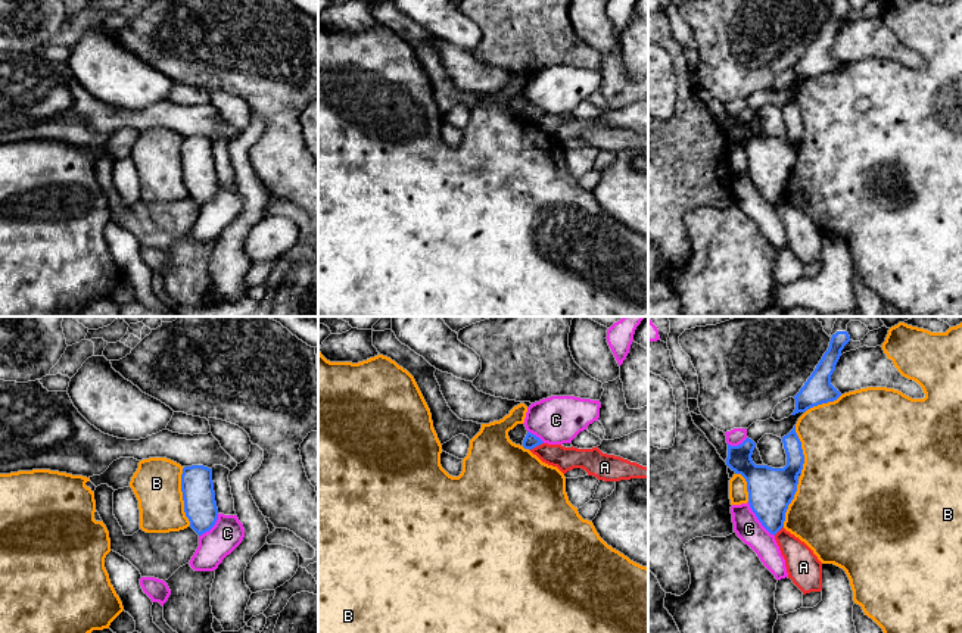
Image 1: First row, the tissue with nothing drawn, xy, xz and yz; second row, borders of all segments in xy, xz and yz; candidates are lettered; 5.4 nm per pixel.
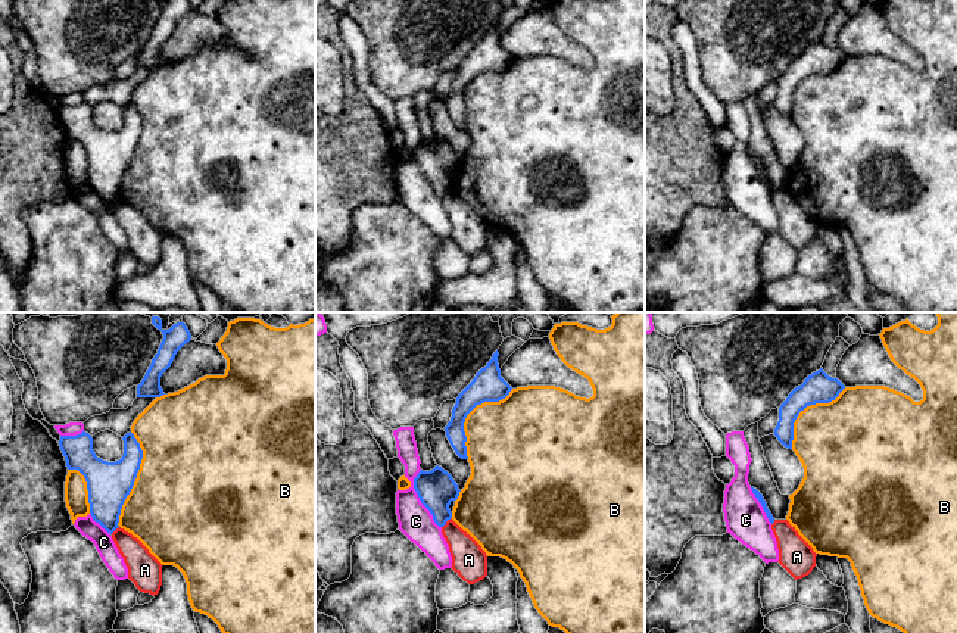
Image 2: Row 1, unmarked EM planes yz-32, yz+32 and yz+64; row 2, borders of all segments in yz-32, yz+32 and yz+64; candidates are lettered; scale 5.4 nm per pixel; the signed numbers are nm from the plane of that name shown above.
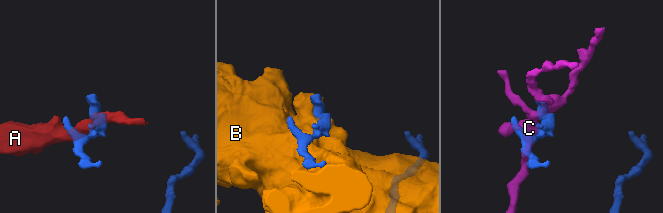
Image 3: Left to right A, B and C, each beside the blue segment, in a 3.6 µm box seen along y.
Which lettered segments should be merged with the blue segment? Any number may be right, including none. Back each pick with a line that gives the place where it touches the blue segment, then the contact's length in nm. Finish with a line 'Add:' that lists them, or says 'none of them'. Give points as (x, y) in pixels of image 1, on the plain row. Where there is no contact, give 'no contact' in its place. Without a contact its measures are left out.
Add: none of them

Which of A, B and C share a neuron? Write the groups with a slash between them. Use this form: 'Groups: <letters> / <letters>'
Groups: A / B / C

